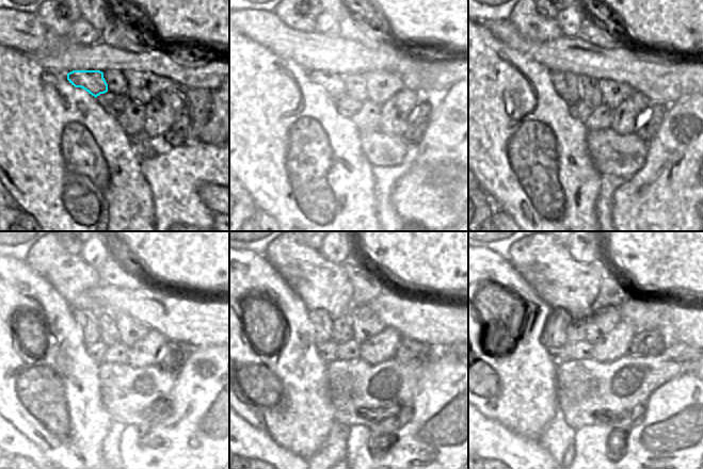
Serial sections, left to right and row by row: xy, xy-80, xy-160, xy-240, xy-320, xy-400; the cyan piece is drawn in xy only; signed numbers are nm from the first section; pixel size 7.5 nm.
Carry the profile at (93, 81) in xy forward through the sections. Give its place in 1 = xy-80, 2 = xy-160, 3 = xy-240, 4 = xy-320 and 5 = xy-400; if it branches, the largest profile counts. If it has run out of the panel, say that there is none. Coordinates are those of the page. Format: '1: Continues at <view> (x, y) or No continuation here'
1: Continues at xy-80 (334, 85)
2: Continues at xy-160 (566, 84)
3: Continues at xy-240 (86, 320)
4: Continues at xy-320 (321, 321)
5: Continues at xy-400 (555, 332).

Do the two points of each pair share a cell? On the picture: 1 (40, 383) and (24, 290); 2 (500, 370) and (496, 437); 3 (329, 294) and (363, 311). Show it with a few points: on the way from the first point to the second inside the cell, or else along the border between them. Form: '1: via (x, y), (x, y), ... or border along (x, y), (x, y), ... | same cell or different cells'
1: via (56, 358), (56, 317), (48, 309) | same cell
2: border along (479, 410), (486, 417), (520, 434) | different cells
3: border along (352, 304), (346, 313) | different cells

